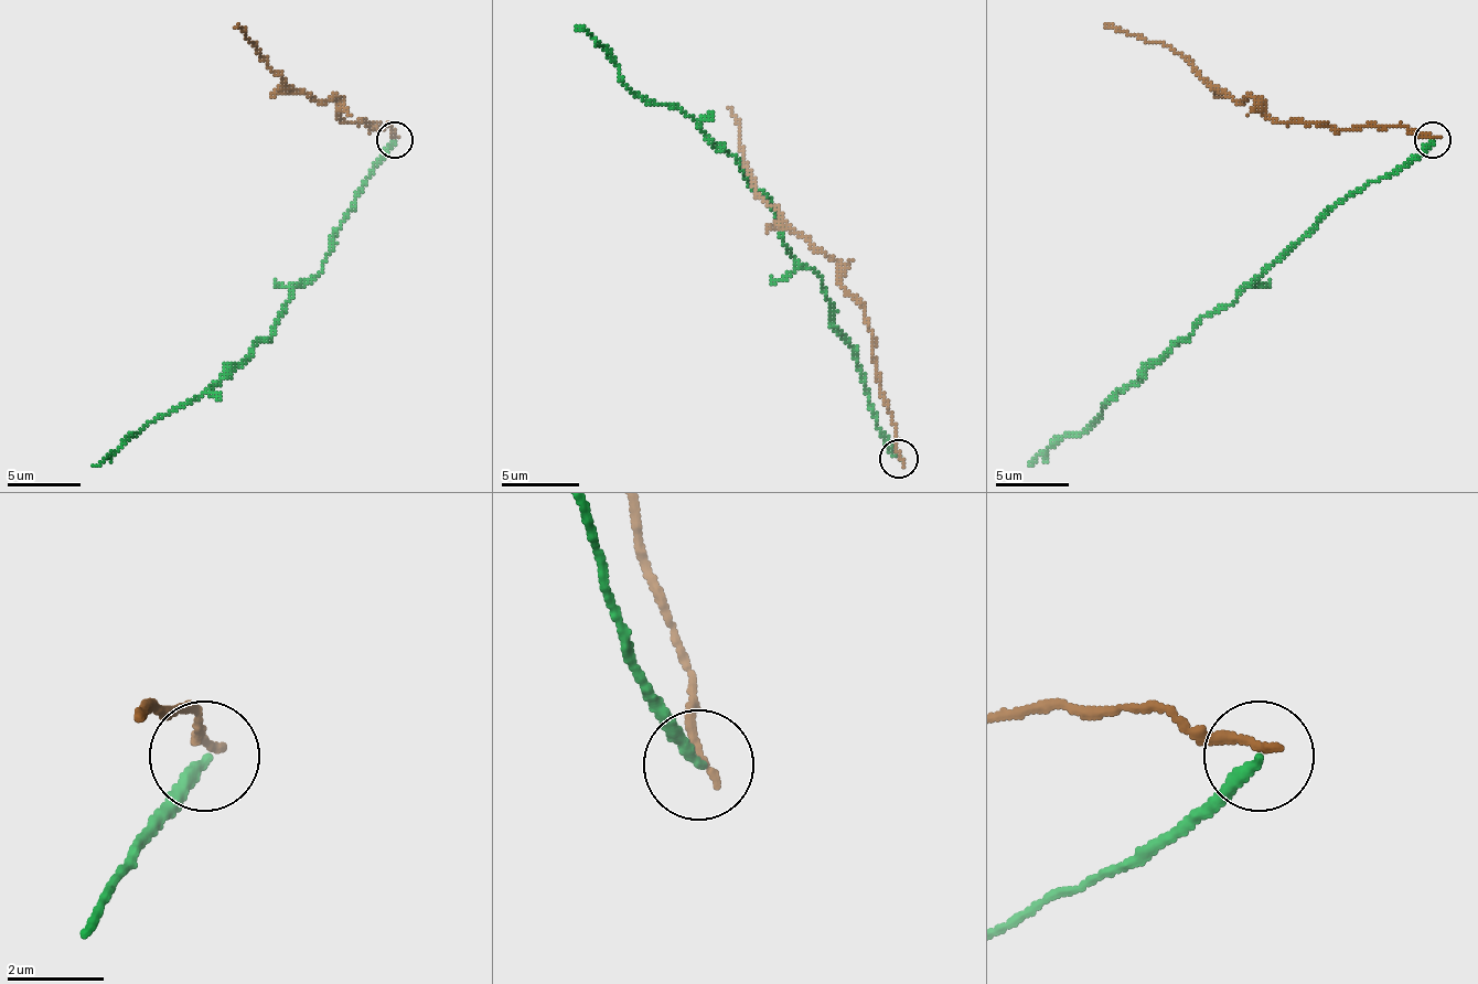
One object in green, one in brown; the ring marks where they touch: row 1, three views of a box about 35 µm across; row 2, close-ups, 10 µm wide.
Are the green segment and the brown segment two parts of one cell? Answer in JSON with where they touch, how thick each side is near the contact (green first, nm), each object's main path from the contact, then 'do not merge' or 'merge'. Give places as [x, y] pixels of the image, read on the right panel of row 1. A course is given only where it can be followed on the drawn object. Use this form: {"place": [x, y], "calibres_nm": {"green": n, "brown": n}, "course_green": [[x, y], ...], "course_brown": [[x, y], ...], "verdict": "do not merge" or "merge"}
{"place": [1433, 140], "calibres_nm": {"green": 240, "brown": 190}, "course_green": [[1433, 140], [1401, 167], [1331, 206], [1244, 290], [1113, 399], [1080, 432], [1066, 432], [1029, 466]], "course_brown": [[1433, 137], [1401, 126], [1349, 130], [1276, 122], [1251, 97], [1233, 100], [1218, 93], [1160, 42], [1105, 28]], "verdict": "do not merge"}

